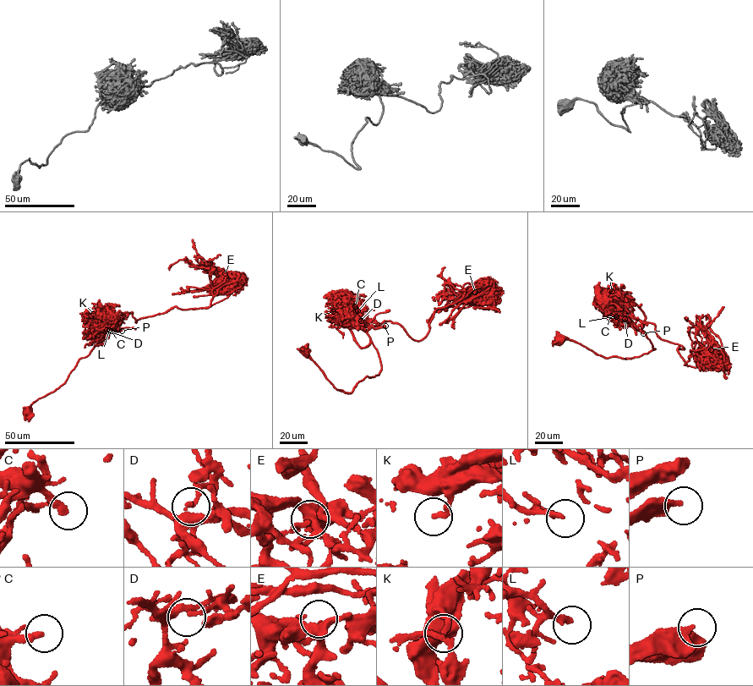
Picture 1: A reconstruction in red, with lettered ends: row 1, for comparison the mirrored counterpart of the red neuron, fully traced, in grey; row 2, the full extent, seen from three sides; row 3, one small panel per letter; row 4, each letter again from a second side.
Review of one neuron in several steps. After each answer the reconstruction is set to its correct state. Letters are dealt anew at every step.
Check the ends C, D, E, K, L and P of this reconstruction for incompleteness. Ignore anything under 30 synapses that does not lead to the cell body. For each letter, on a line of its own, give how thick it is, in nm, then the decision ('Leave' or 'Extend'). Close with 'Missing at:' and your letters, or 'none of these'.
C: Thickness 260 nm. Extend
D: Thickness 130 nm. Leave
E: Thickness 220 nm. Leave
K: Thickness 220 nm. Leave
L: Thickness 220 nm. Extend
P: Thickness 360 nm. Leave
Missing at: C, L

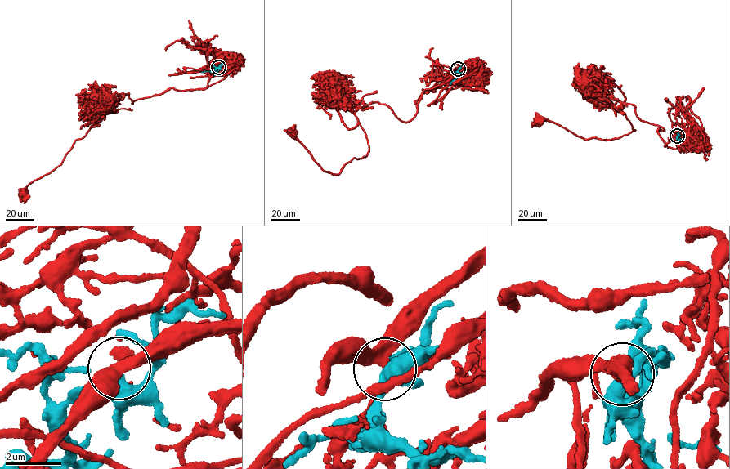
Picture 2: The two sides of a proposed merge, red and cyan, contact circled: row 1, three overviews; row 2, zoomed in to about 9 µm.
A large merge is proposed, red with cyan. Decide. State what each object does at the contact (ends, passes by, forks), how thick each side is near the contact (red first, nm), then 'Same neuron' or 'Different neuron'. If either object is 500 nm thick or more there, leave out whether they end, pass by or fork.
At the ring red passes by. At the ring cyan passes by. Thickness 320 nm (red) against 360 nm. Same neuron

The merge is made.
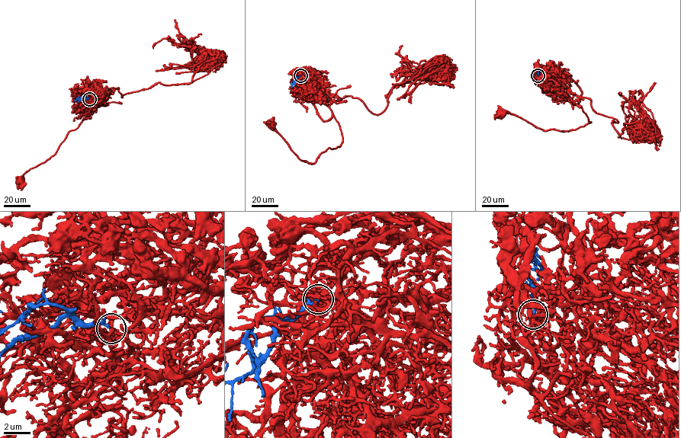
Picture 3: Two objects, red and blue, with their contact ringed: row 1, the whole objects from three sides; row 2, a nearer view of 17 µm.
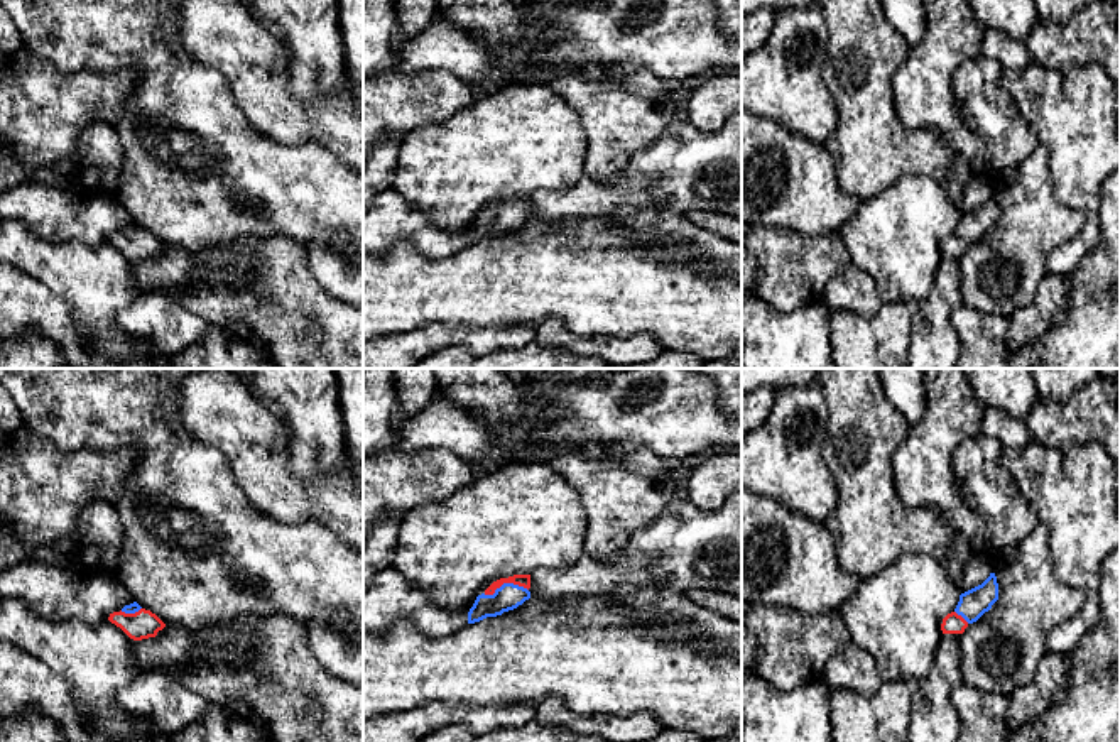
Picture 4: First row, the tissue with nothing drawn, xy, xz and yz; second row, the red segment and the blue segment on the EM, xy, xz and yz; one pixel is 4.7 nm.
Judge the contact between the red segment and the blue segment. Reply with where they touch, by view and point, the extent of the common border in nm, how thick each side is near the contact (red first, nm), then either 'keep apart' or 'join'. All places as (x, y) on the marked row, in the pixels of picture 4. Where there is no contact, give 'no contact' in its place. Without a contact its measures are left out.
xz (505, 582) | 220 nm | 60/120 nm | join

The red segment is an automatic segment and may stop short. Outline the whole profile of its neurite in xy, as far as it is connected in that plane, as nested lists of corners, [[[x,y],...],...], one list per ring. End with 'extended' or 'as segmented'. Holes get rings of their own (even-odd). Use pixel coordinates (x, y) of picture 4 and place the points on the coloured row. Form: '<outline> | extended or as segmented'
[[[137,602],[125,605],[120,612],[110,614],[108,620],[133,641],[155,637],[166,627],[155,614],[142,608]]] | extended

